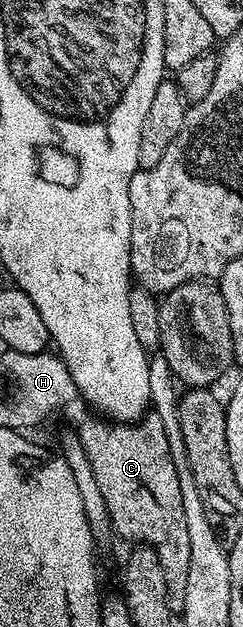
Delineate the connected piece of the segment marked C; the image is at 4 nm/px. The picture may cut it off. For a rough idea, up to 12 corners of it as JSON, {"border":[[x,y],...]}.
{"border":[[164,423],[76,432],[114,534],[156,553],[184,605],[188,525]]}

